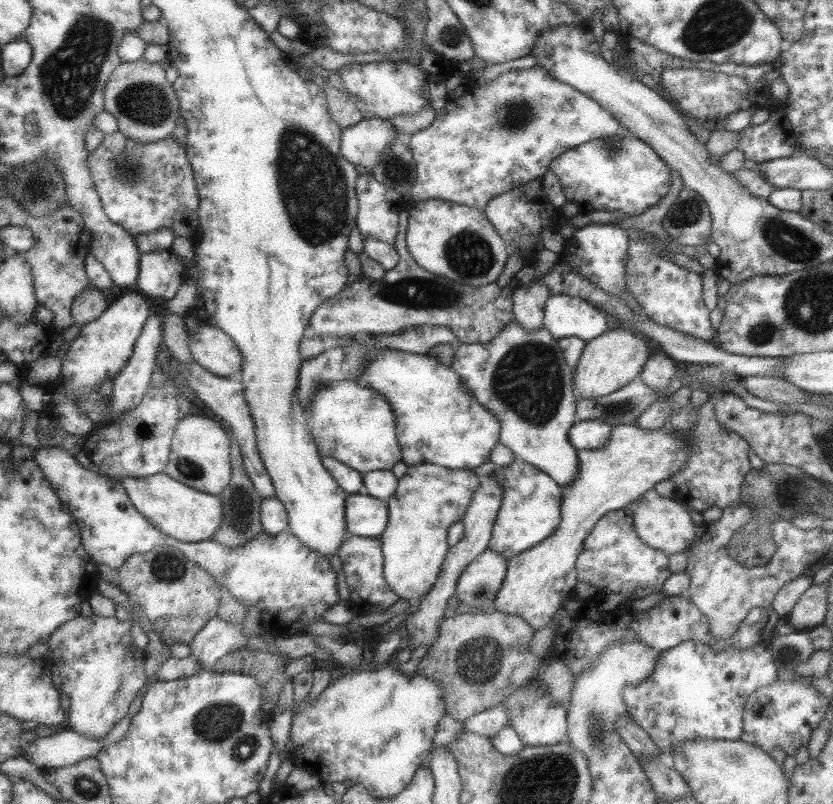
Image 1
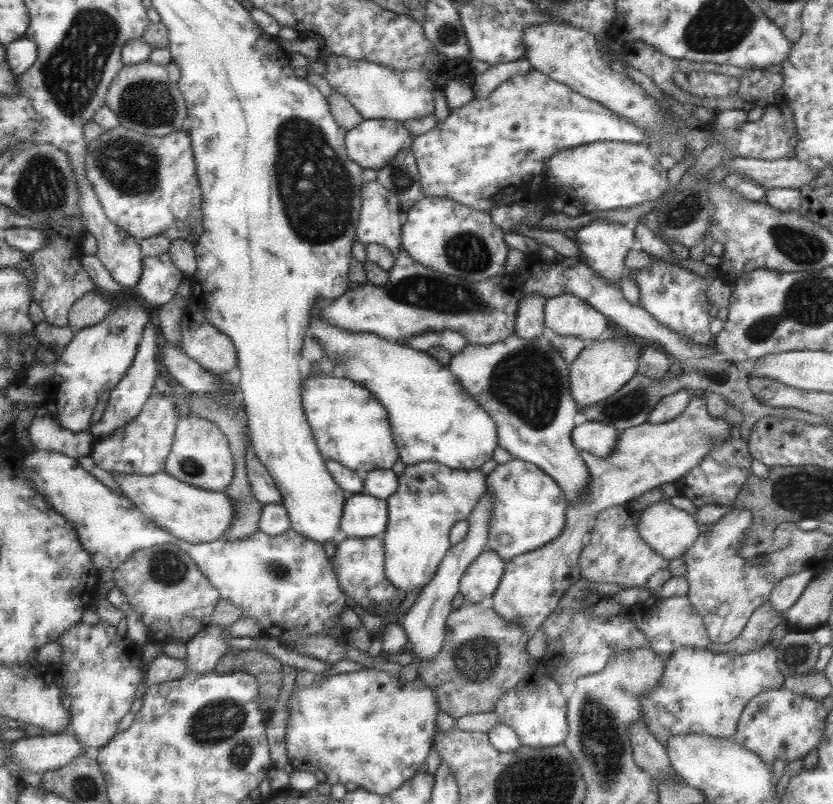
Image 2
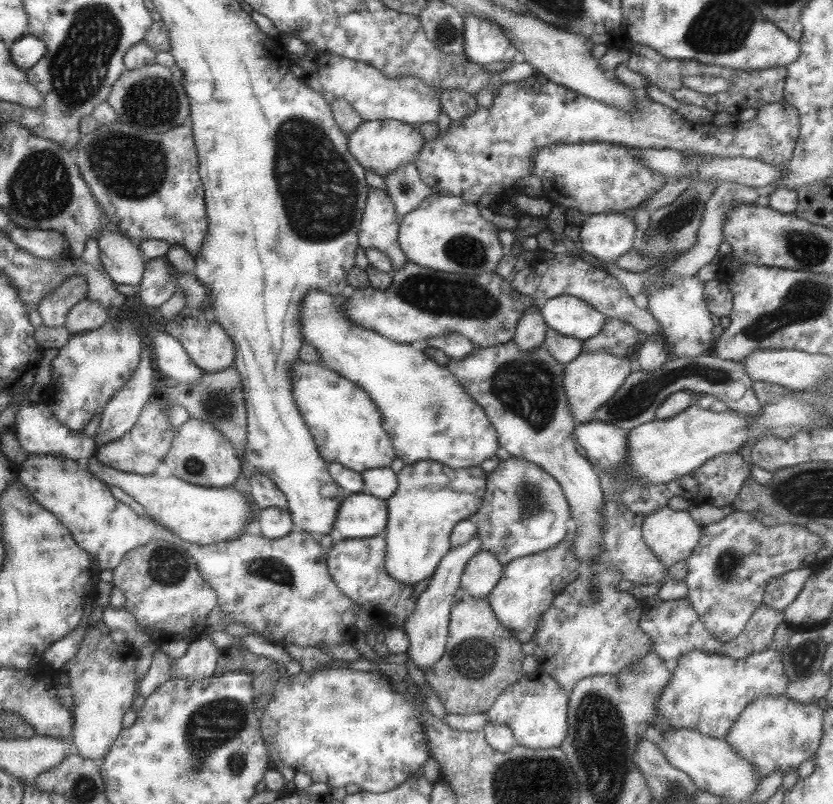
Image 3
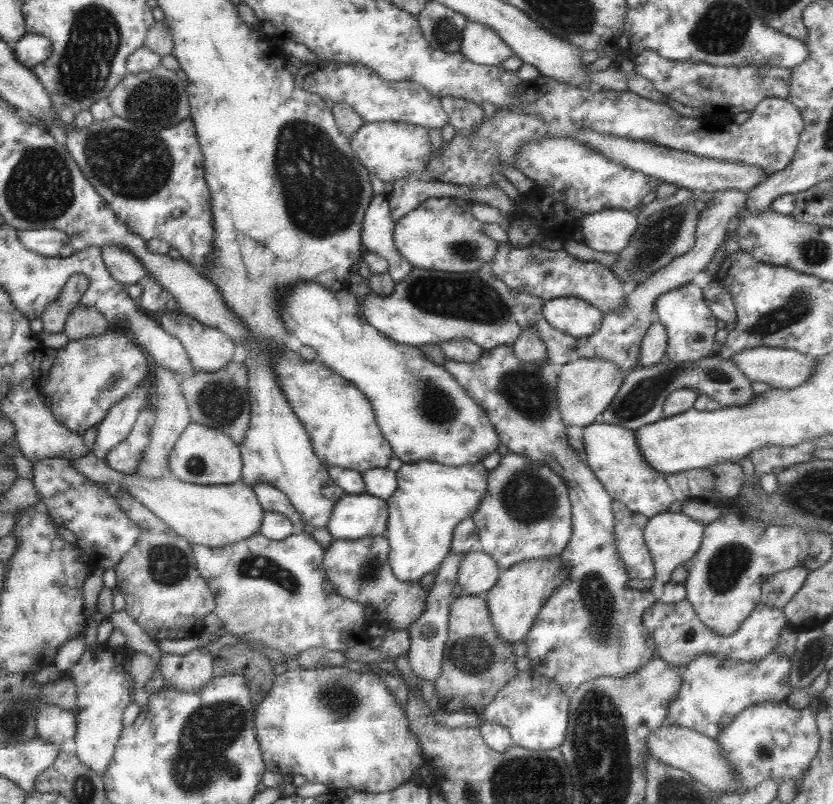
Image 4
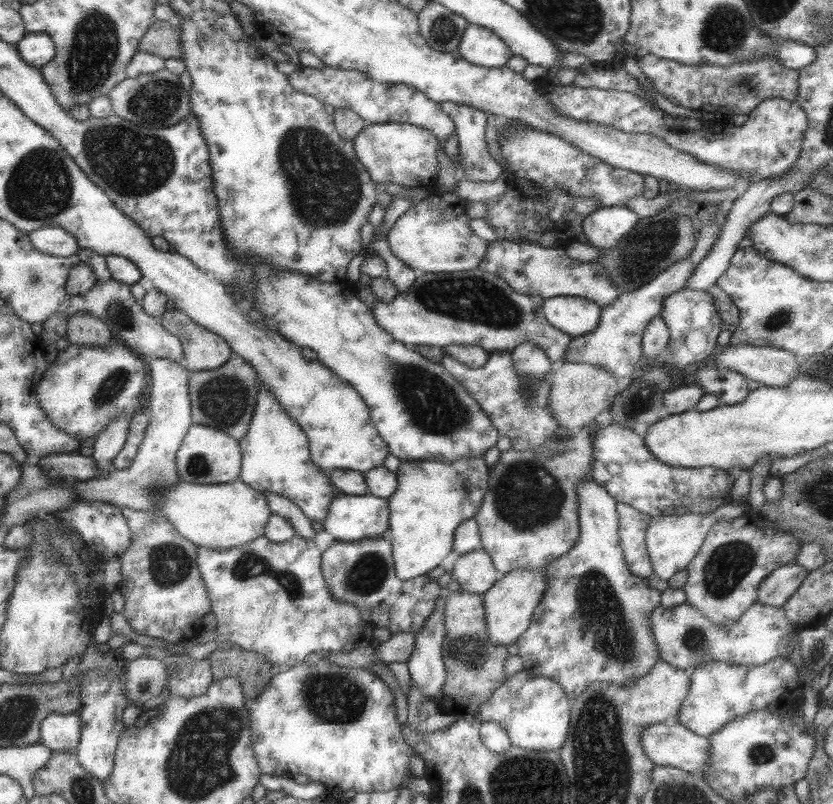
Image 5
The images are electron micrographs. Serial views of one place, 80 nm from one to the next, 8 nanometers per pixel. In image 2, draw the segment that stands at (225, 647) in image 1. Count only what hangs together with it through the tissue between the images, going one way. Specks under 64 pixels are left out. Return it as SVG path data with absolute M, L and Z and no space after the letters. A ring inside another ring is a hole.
M210 624L203 626L186 644L183 658L186 670L195 674L212 672L221 655L229 650L224 639L227 635L231 638L226 628L219 629Z

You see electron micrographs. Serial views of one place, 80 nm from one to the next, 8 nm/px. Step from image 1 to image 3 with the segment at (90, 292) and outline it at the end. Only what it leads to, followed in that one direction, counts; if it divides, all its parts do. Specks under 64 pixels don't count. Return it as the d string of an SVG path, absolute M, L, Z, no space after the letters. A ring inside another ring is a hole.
M85 298L67 311L64 327L73 336L103 326L108 318L100 304Z

